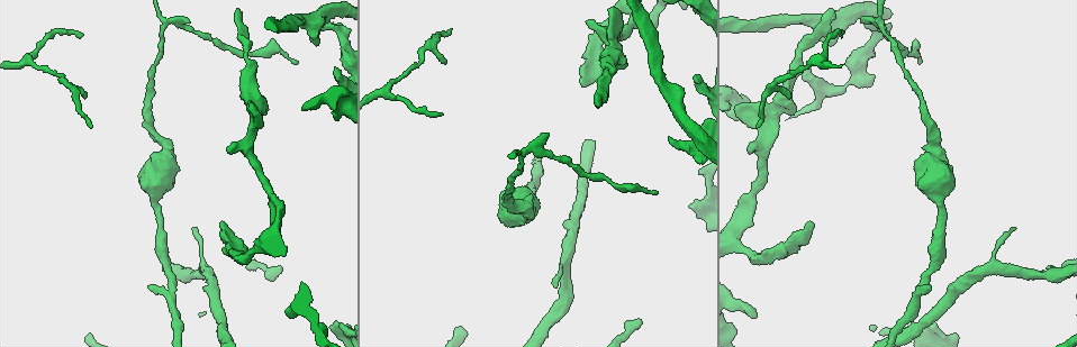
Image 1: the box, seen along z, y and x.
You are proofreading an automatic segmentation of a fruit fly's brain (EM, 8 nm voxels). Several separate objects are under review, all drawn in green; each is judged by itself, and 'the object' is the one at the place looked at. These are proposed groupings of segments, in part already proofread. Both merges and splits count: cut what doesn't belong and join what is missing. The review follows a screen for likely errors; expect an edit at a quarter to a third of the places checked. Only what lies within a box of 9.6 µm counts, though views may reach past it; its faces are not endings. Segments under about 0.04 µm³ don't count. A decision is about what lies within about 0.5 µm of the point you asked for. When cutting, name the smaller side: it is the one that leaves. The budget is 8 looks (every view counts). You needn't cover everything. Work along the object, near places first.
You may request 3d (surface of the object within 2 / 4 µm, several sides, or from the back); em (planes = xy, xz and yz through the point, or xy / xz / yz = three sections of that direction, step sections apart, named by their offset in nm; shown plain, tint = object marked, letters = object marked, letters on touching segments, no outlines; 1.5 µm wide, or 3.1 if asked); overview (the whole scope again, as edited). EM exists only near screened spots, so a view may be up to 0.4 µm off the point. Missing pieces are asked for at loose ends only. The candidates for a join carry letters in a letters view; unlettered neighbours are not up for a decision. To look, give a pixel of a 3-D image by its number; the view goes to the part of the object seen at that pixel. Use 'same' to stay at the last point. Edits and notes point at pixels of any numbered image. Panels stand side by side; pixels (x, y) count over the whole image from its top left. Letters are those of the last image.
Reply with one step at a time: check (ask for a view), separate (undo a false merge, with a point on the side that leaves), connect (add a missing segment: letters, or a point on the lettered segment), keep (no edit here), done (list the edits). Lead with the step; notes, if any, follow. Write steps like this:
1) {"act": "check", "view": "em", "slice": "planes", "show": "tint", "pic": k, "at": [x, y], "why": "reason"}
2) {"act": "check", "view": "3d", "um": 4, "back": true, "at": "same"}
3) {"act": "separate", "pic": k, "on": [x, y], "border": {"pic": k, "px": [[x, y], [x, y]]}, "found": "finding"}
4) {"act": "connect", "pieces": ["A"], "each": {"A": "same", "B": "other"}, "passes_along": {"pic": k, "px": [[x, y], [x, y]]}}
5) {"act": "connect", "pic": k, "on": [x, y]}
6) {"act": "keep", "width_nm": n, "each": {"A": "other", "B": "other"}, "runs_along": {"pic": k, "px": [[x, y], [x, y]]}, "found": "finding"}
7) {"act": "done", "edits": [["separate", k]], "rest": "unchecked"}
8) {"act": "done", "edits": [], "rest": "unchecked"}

{"act": "check", "view": "3d", "um": 2, "pic": 1, "at": [390, 87], "why": "sharp bend"}

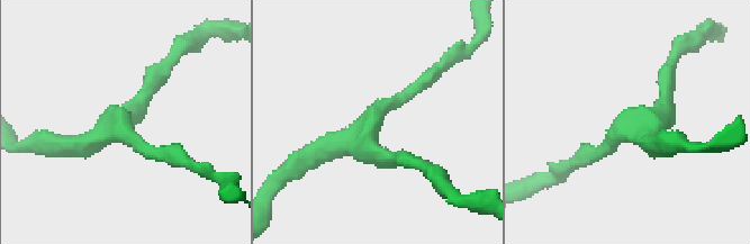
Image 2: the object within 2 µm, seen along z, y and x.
{"act": "check", "view": "em", "slice": "planes", "show": "tint", "pic": 2, "at": [122, 125]}

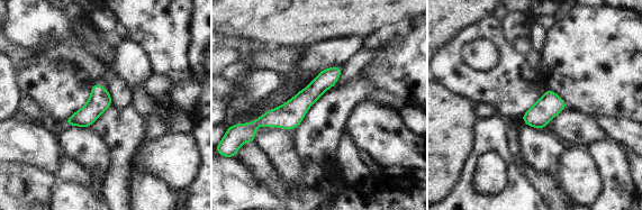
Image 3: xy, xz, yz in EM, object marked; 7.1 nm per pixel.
{"act": "check", "view": "em", "slice": "planes", "show": "letters", "at": "same"}

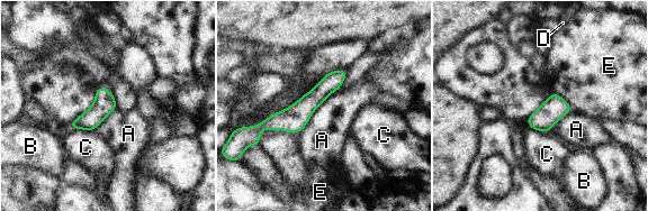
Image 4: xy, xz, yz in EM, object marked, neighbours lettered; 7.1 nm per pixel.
{"act": "keep", "width_nm": 140, "each": {"A": "other", "B": "other", "C": "other", "D": "other", "E": "other"}, "runs_along": {"pic": 4, "px": [[343, 72], [293, 119], [261, 126]]}, "found": "continuous, no second neuron"}

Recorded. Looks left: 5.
{"act": "check", "view": "em", "slice": "xy", "step": 8, "show": "letters", "pic": 1, "at": [226, 147], "why": "an open end"}

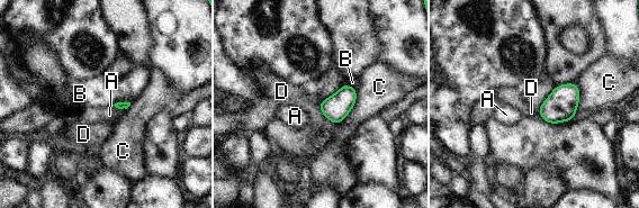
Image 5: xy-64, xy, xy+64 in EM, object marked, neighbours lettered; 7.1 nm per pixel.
{"act": "keep", "each": {"A": "other", "B": "other", "C": "other", "D": "other"}, "border": {"pic": 5, "px": [[131, 102], [115, 102], [111, 105]]}, "found": "none of them fits"}

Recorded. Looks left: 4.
{"act": "check", "view": "em", "slice": "planes", "show": "letters", "pic": 1, "at": [557, 287], "why": "tapers out"}

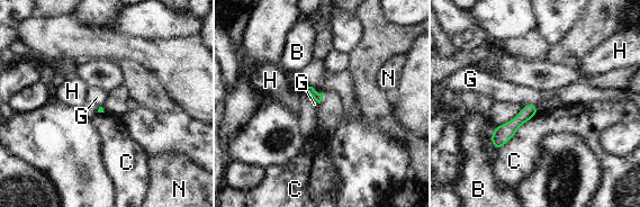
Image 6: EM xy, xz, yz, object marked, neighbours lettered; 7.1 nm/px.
{"act": "keep", "each": {"B": "other", "C": "other", "G": "other", "H": "other", "N": "other"}, "runs_along": {"pic": 6, "px": [[533, 107], [496, 145]]}, "found": "none of them fits"}

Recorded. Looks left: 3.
{"act": "done", "edits": [], "rest": "unchecked"}

